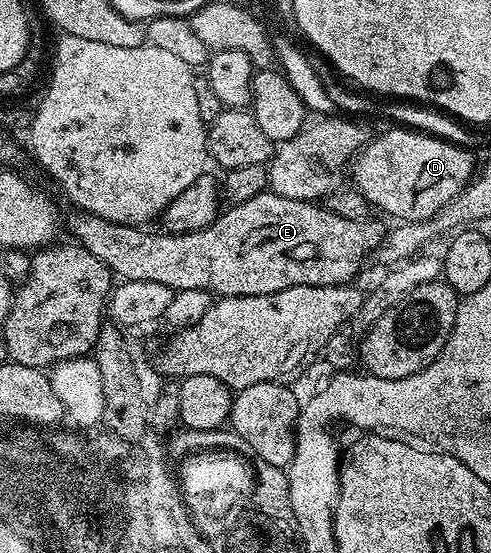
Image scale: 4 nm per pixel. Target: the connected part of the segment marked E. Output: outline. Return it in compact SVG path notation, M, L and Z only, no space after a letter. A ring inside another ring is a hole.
M269 192L257 194L252 196L252 200L226 209L212 224L186 234L153 234L150 228L116 224L95 214L74 212L70 218L70 234L77 245L92 252L96 260L107 266L111 275L123 282L152 280L152 284L164 284L175 291L192 288L209 290L214 296L235 298L264 296L293 286L345 286L353 283L362 261L377 251L387 231L385 225L381 226L375 220L344 220L344 216L336 216L336 212L326 209L325 205L292 200Z

